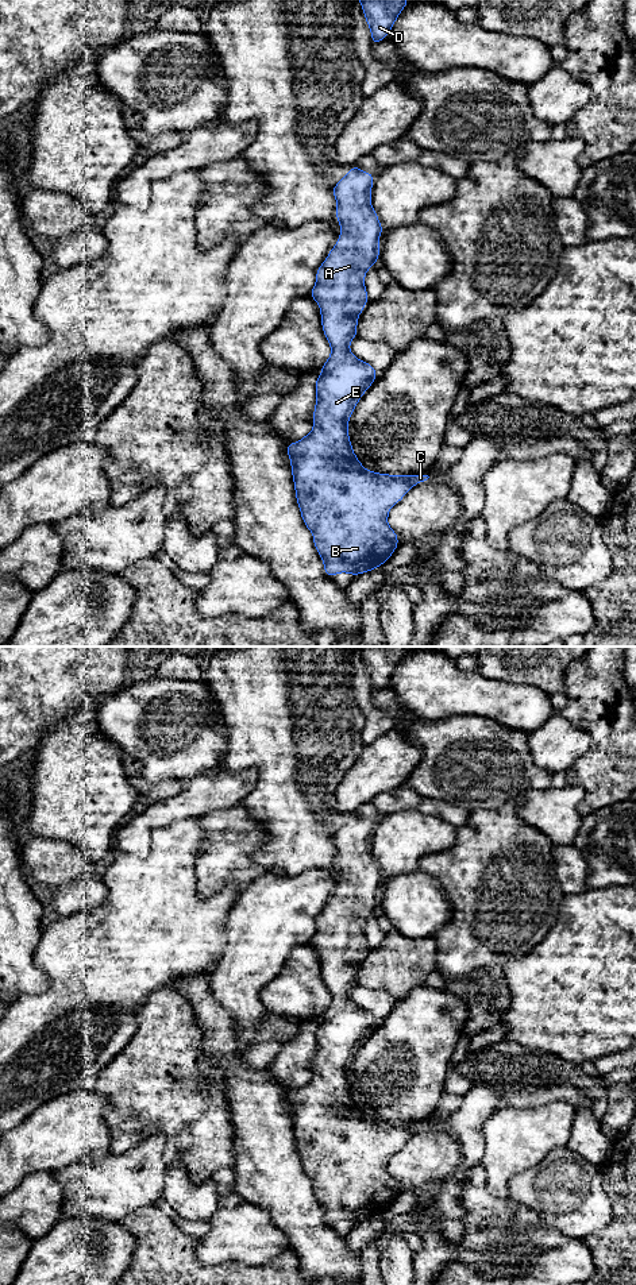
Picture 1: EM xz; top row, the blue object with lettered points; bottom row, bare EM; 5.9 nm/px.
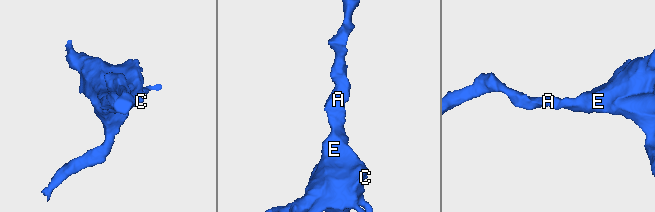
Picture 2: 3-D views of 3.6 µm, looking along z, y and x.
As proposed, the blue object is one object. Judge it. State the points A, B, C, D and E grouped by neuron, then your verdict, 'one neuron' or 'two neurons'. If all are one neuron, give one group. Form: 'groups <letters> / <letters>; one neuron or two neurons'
groups A B C D E; one neuron

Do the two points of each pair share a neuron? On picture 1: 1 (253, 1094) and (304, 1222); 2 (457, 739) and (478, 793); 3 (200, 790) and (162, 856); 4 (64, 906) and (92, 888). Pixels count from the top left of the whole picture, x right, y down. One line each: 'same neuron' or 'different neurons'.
1: same neuron
2: same neuron
3: different neurons
4: same neuron

